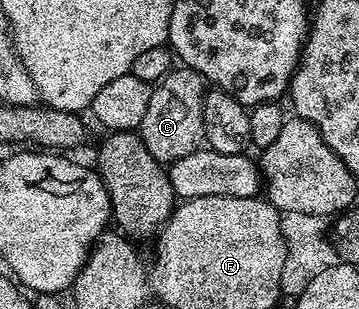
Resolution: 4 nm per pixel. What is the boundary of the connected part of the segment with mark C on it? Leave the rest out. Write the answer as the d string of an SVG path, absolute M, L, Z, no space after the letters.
M184 66L171 70L164 79L152 86L149 109L145 109L145 117L137 133L145 141L145 149L149 149L159 163L173 164L204 146L203 97L208 90L203 76Z

